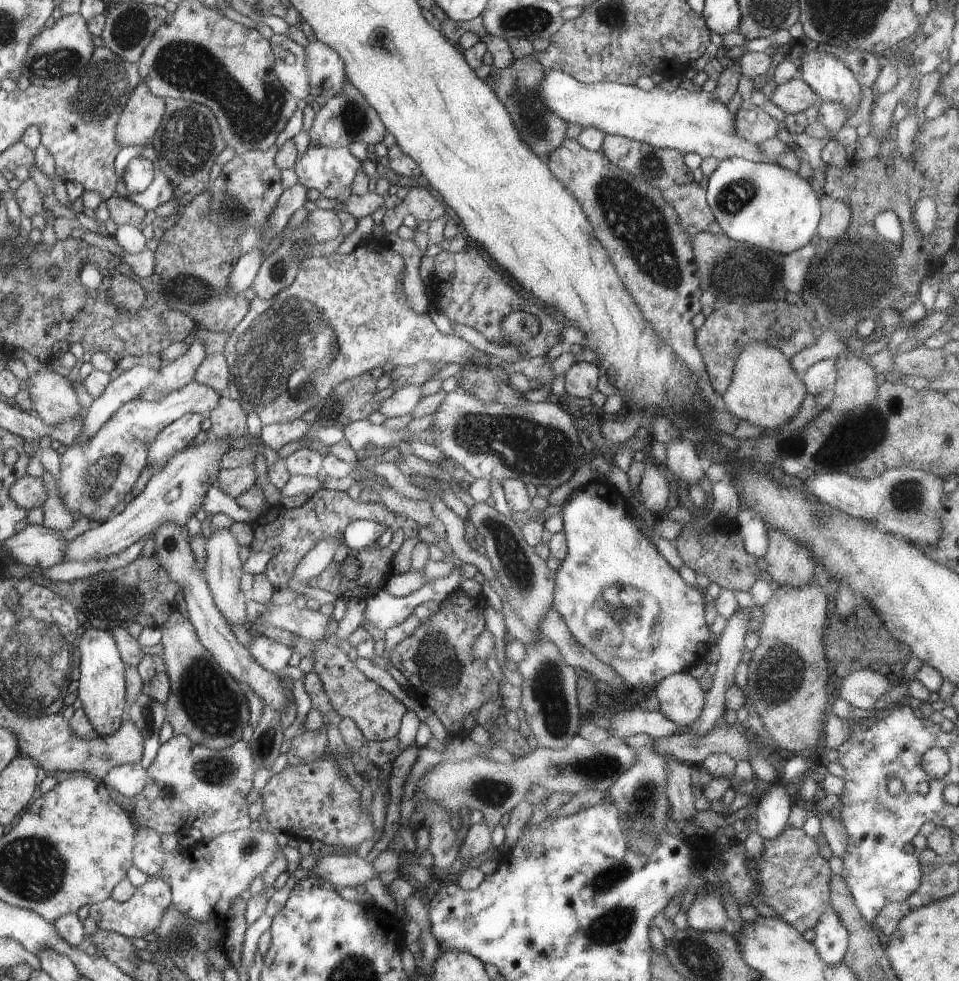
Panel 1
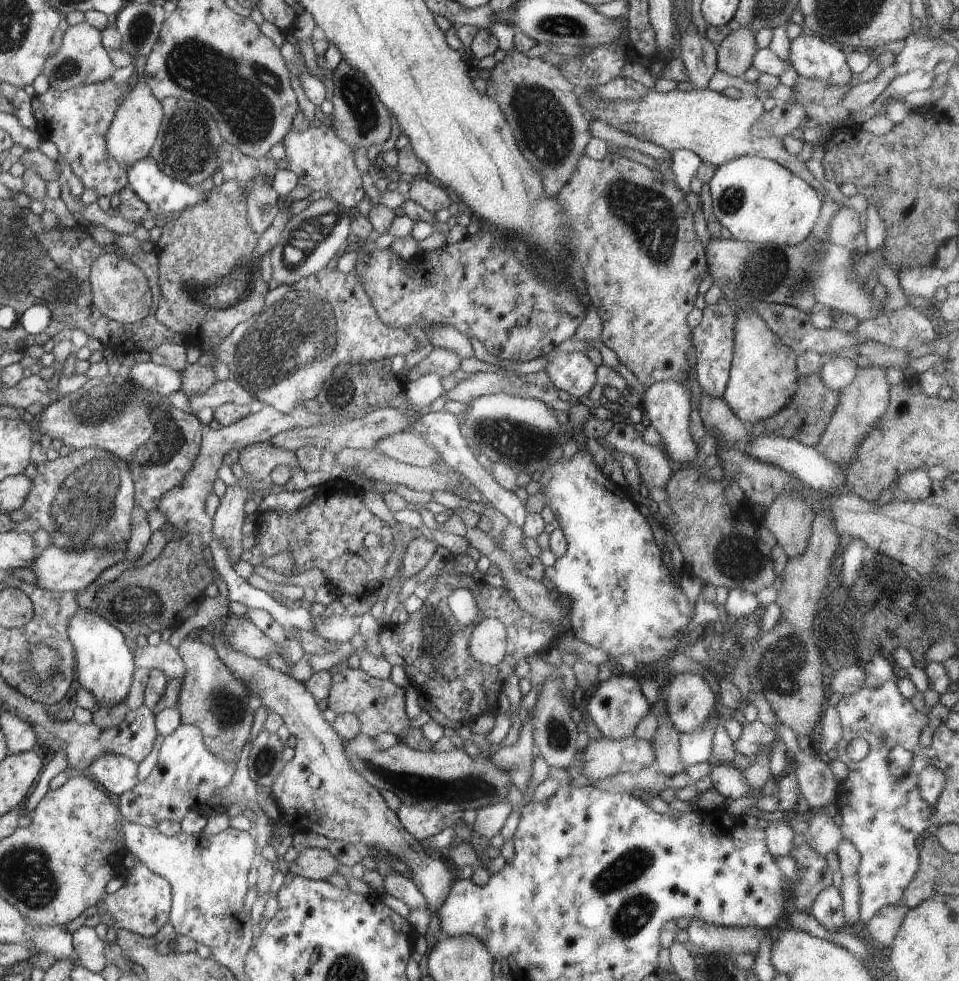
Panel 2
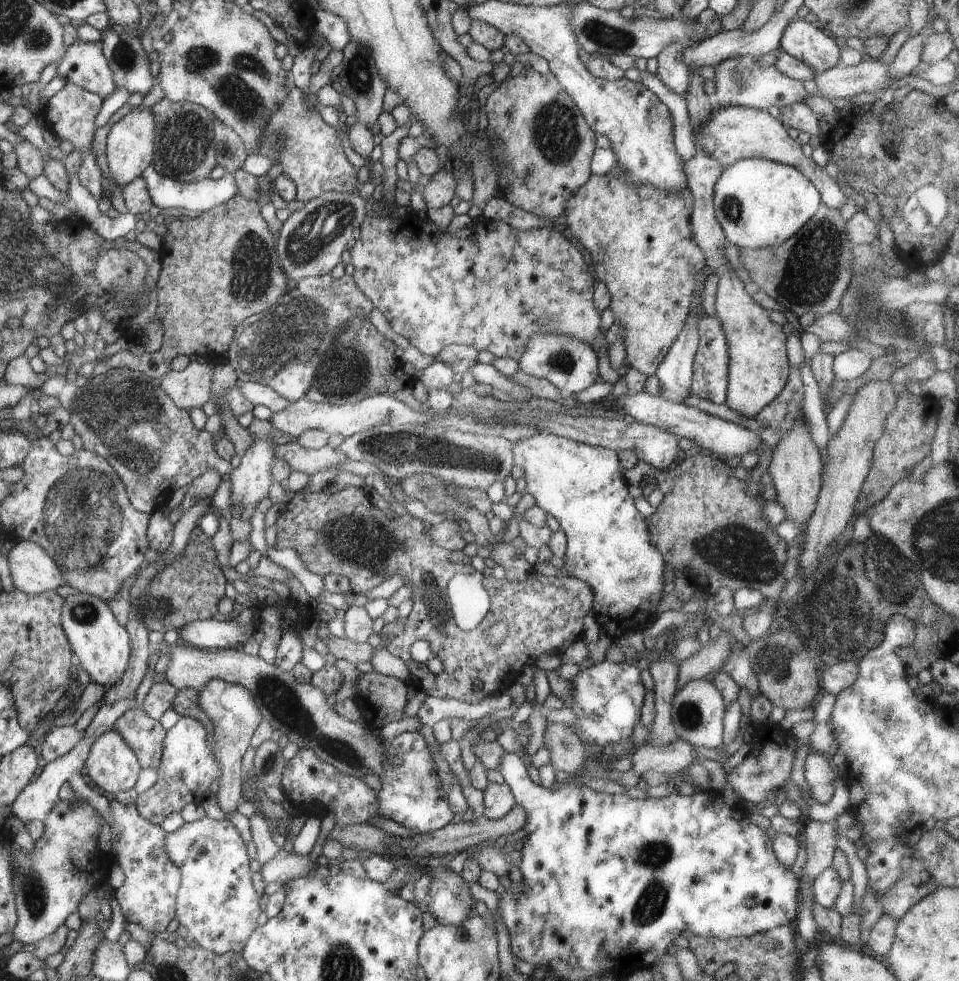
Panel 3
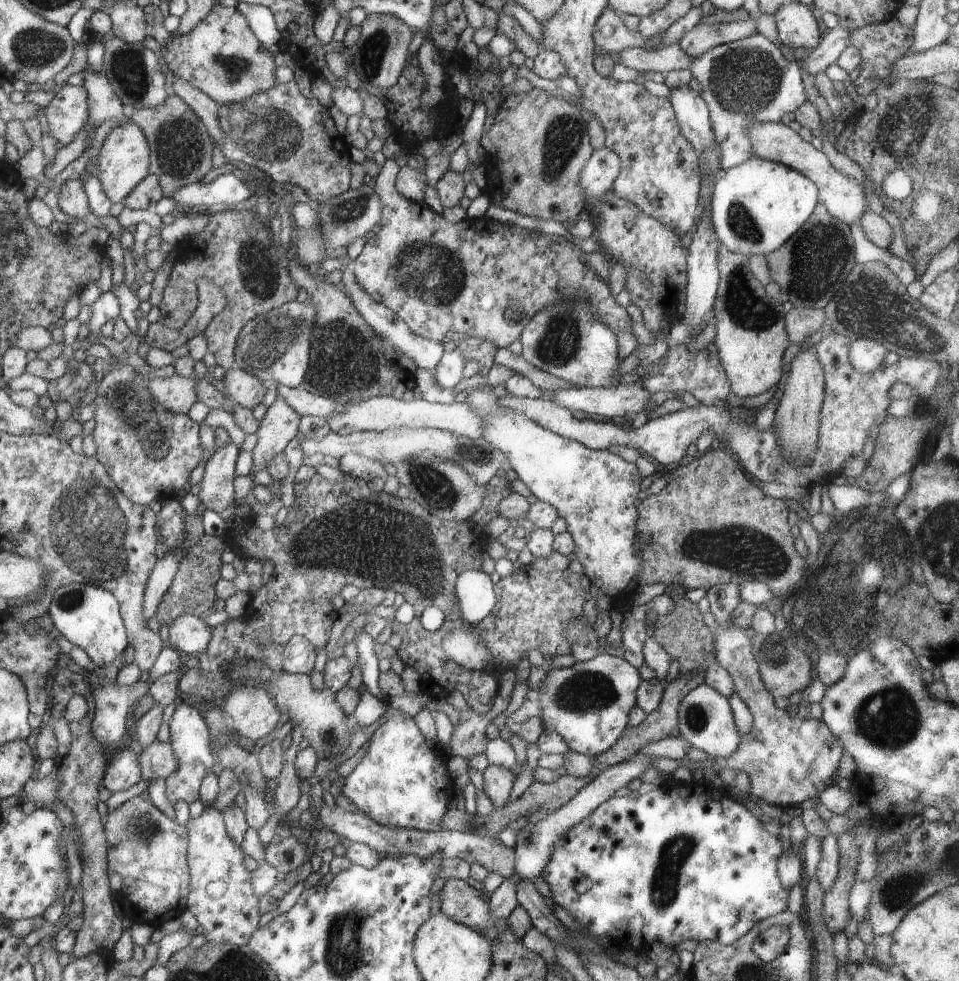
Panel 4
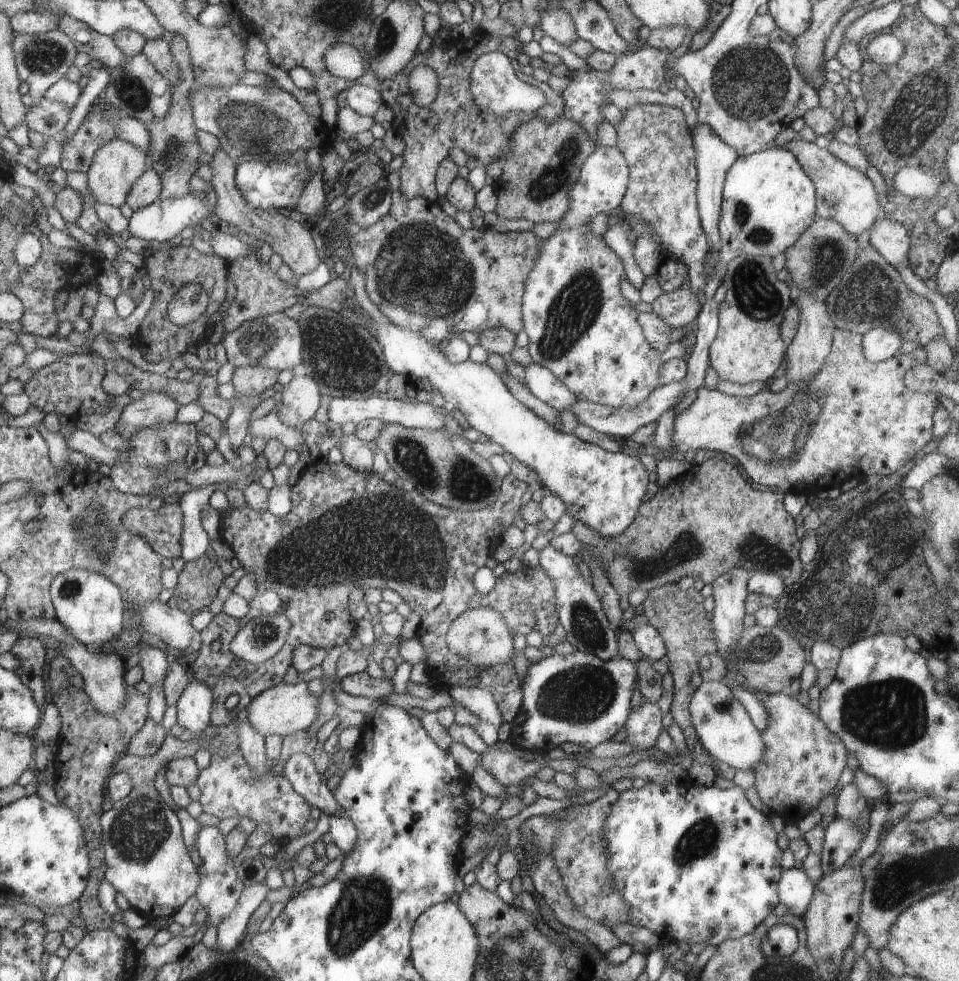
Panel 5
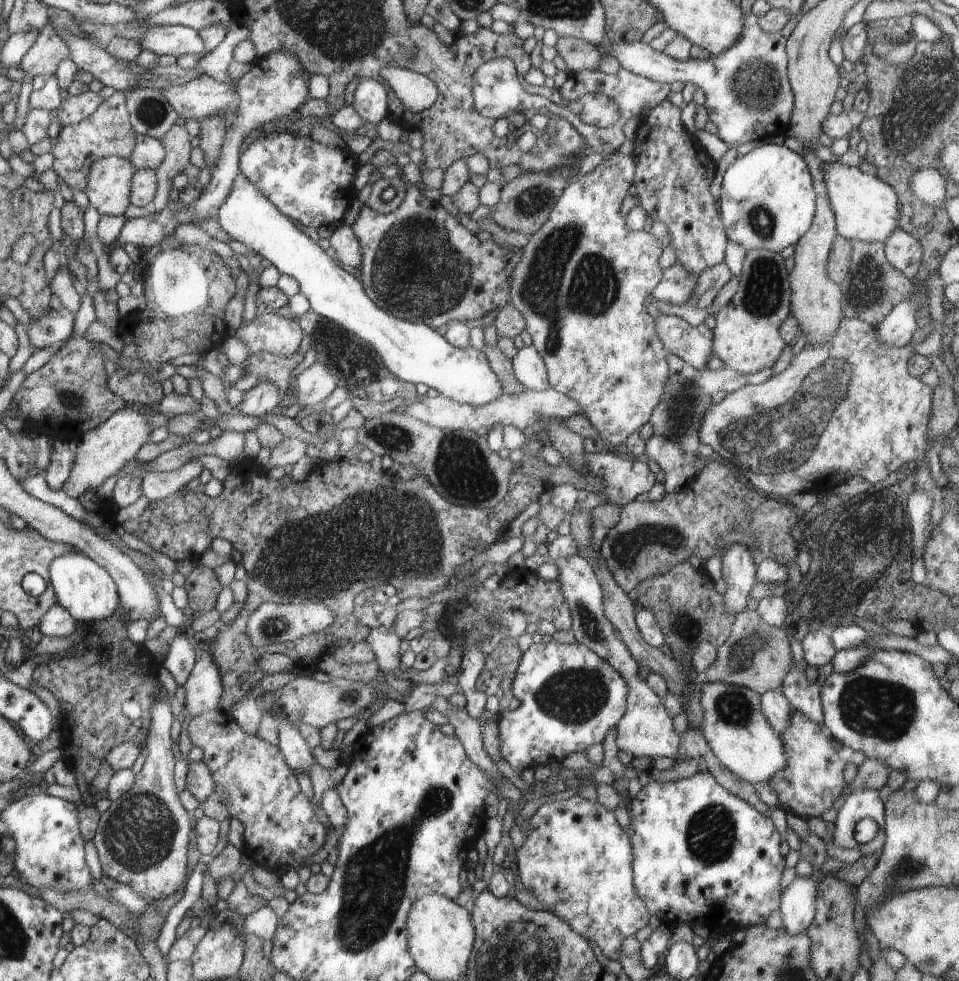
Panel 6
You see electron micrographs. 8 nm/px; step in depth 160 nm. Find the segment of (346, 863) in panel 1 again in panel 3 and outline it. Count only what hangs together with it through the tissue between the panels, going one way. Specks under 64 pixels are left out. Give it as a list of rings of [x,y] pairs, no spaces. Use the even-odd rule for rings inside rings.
[[[280,850],[272,860],[260,866],[259,875],[266,884],[278,882],[282,885],[290,880],[313,874],[318,864],[310,856],[300,856],[294,851]]]

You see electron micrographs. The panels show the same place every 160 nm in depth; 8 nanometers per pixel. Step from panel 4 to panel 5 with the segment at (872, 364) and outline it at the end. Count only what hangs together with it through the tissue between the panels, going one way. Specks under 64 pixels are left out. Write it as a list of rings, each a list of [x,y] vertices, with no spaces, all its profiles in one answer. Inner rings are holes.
[[[878,326],[863,335],[862,350],[864,350],[866,360],[884,362],[895,356],[903,343],[902,336],[896,330],[882,329],[882,326]]]

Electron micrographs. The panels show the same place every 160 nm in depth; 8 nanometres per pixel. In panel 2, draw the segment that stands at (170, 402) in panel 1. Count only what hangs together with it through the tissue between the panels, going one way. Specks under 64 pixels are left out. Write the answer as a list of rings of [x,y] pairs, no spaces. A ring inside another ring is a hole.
[[[232,378],[226,380],[226,382],[216,382],[204,394],[196,394],[189,400],[192,415],[196,415],[198,410],[202,410],[205,407],[215,410],[222,404],[227,403],[249,406],[255,399],[248,390],[242,387],[242,384],[237,384],[236,380]],[[98,448],[76,449],[68,456],[36,464],[37,474],[32,480],[32,488],[22,506],[31,520],[37,520],[44,531],[50,533],[50,545],[62,550],[127,550],[131,538],[132,510],[134,500],[133,472],[128,464],[122,462],[108,450]]]

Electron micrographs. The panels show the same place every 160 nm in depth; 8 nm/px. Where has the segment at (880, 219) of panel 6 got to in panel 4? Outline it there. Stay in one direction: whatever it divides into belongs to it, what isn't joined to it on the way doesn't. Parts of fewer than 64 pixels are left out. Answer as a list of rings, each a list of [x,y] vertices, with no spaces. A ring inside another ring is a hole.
[[[750,124],[748,128],[750,140],[754,140],[754,157],[760,156],[764,160],[772,160],[794,168],[811,182],[816,184],[819,191],[819,203],[825,206],[827,212],[837,220],[852,226],[859,224],[865,212],[869,210],[865,188],[856,178],[846,176],[832,167],[832,163],[820,150],[816,150],[811,143],[805,142],[798,133],[789,126],[778,124]]]

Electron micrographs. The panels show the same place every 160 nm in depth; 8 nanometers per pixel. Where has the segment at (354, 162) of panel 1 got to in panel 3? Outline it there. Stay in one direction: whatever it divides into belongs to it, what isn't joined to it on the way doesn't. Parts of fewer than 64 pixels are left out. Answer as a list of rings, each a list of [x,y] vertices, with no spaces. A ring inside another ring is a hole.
[[[291,75],[288,98],[274,110],[268,124],[264,126],[263,138],[260,138],[260,148],[256,154],[262,154],[274,164],[282,166],[282,174],[296,184],[298,201],[305,204],[329,191],[357,194],[360,182],[356,178],[356,168],[348,162],[338,132],[328,126],[314,108],[309,107],[307,100],[304,106],[303,94],[300,94],[292,80],[294,78]]]

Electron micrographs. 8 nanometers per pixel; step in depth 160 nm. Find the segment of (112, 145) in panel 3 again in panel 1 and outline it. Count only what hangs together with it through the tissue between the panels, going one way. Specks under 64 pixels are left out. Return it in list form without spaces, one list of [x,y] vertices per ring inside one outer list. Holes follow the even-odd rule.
[[[140,83],[129,96],[117,124],[120,146],[153,144],[154,135],[165,117],[165,99],[157,97],[149,85]]]

